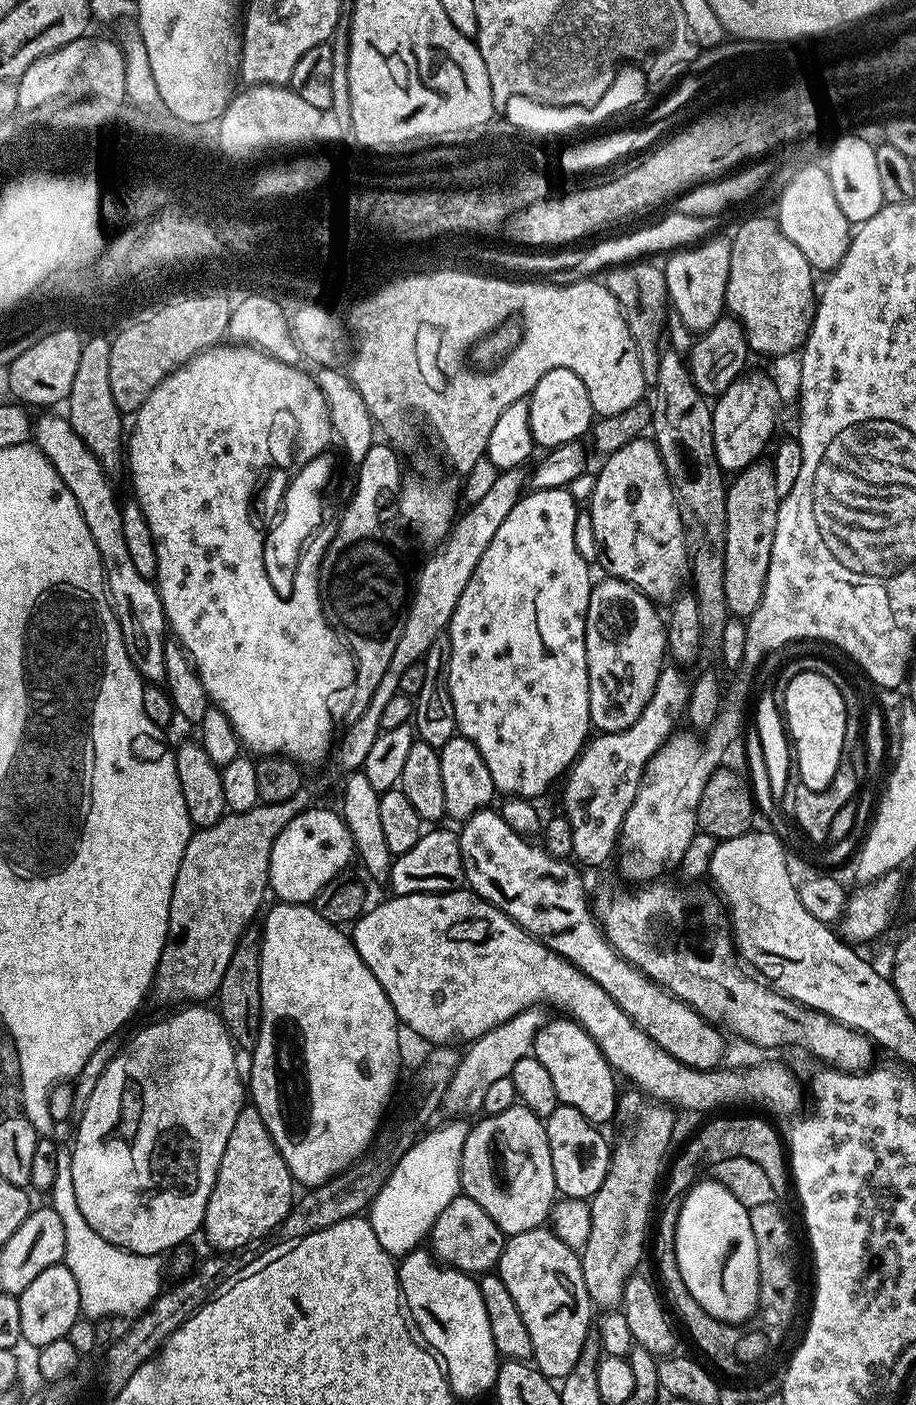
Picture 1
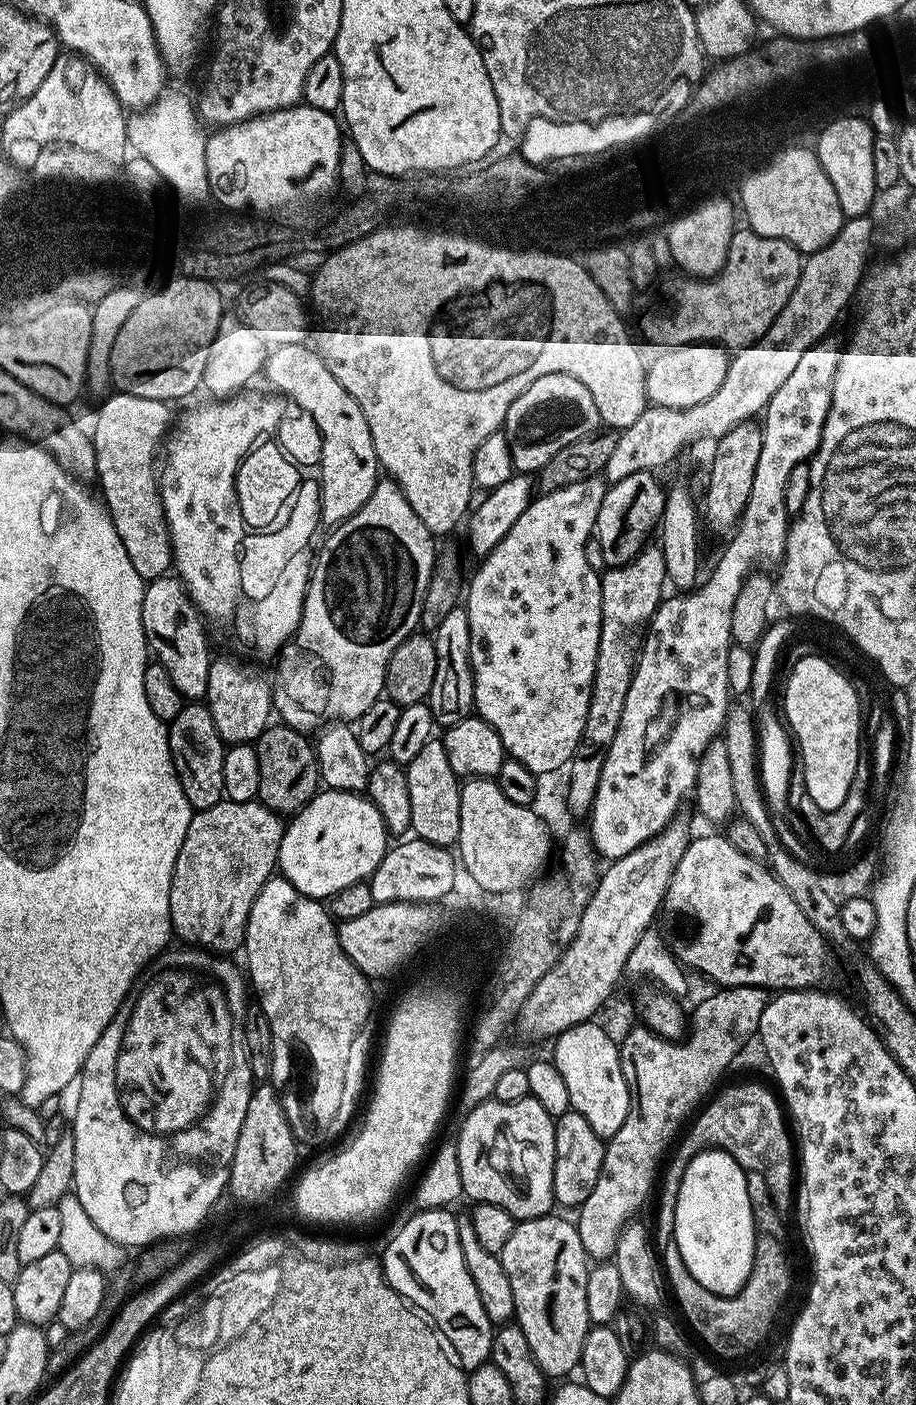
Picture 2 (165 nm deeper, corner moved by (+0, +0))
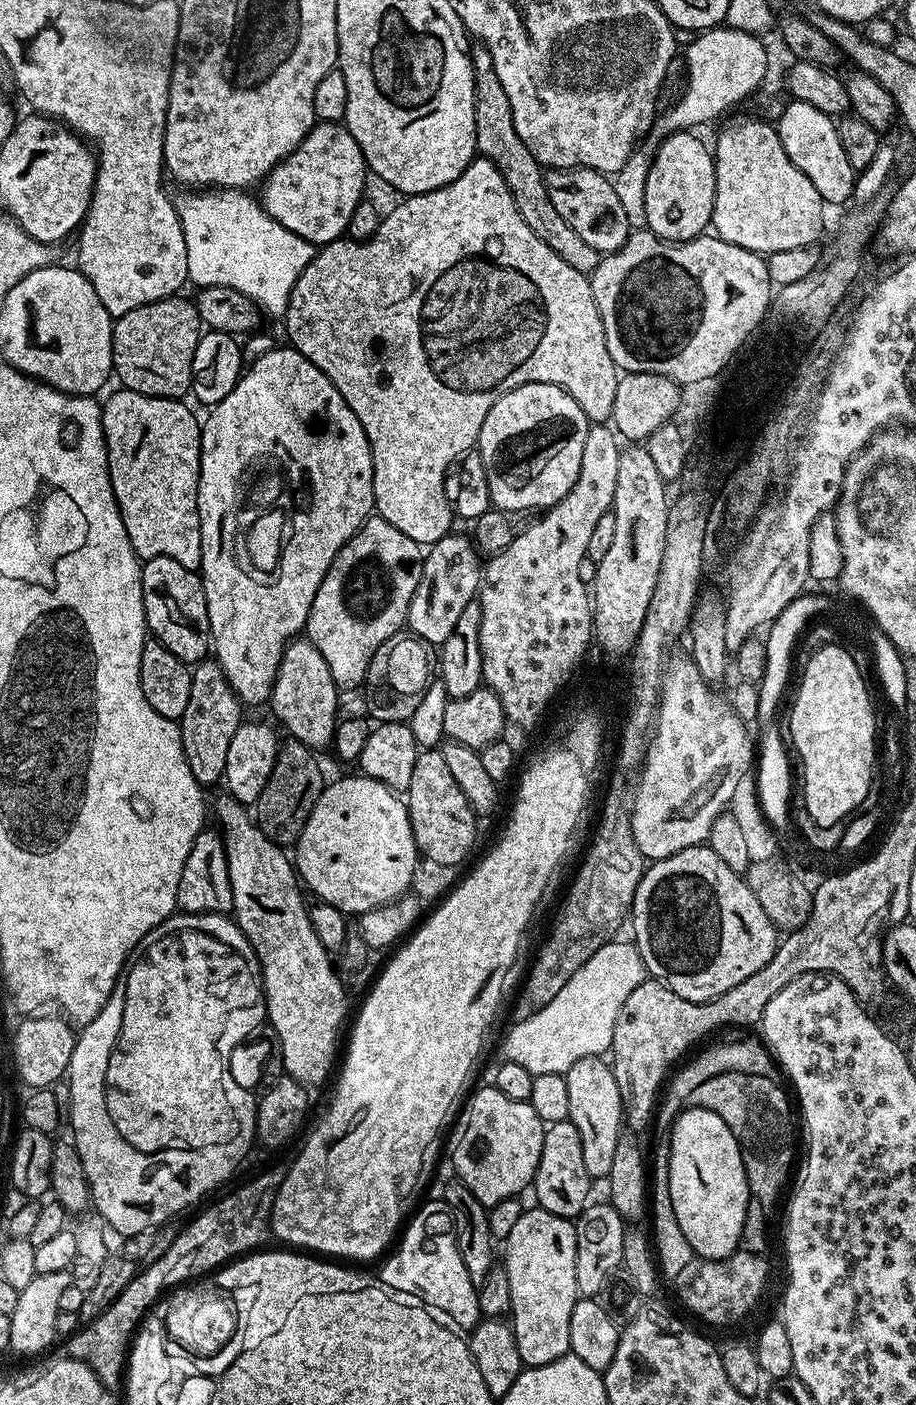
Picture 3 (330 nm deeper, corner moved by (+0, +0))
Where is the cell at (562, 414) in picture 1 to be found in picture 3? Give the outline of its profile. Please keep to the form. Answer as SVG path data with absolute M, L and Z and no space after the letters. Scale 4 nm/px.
M534 382L502 394L490 406L476 440L486 470L491 507L525 514L531 513L531 508L553 508L578 482L589 427L582 406L553 384Z

